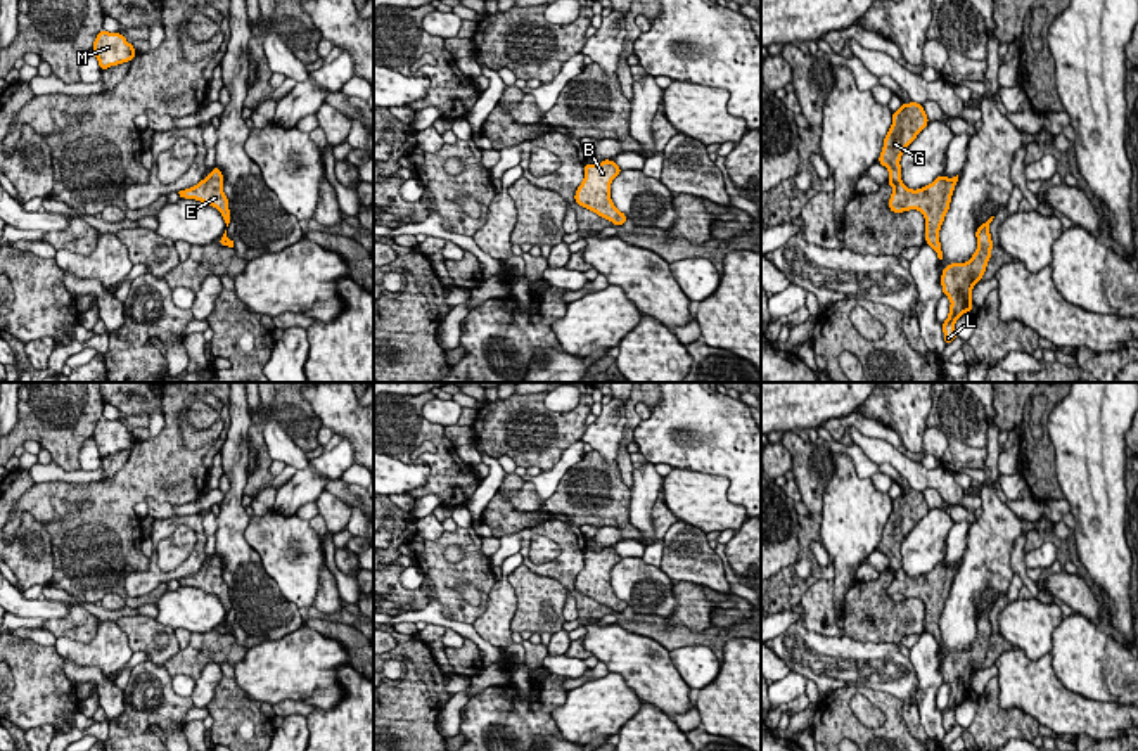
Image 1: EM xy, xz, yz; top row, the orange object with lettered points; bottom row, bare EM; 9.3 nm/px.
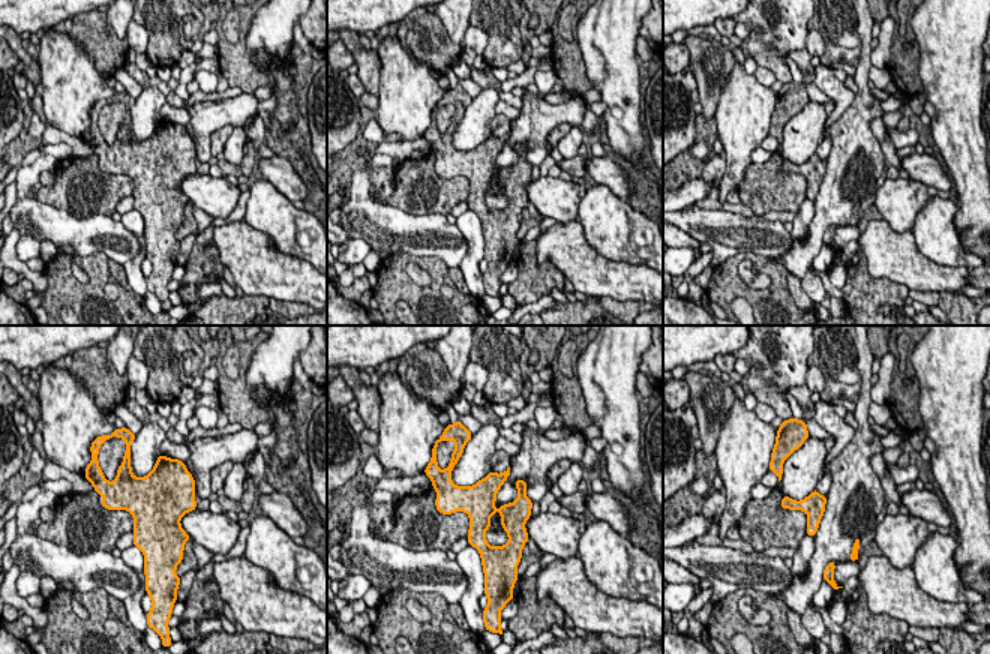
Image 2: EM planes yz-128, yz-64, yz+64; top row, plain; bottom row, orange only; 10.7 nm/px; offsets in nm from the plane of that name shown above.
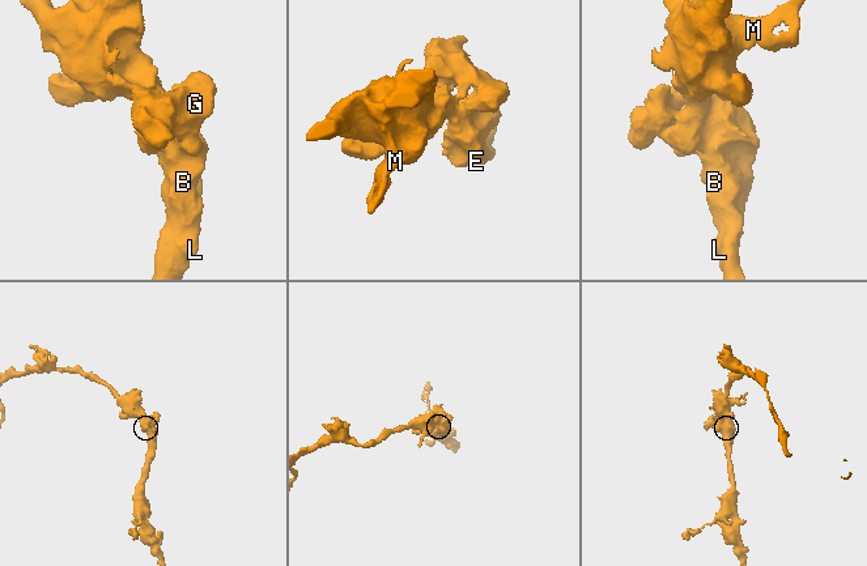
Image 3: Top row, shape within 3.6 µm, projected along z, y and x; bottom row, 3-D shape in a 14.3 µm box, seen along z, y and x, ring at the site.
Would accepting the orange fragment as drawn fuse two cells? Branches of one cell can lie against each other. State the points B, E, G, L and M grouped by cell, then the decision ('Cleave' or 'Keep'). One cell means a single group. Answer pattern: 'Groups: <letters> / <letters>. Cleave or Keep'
Groups: B E G L M. Keep

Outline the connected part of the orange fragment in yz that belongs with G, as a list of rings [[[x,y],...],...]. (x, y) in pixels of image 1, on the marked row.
[[[901,104],[901,107],[892,112],[892,125],[884,138],[879,164],[885,166],[891,173],[887,183],[894,190],[887,202],[889,209],[892,213],[903,213],[910,209],[922,211],[925,216],[925,242],[937,253],[937,258],[943,260],[939,230],[949,209],[958,175],[953,178],[939,175],[932,183],[918,190],[908,189],[901,180],[901,154],[927,126],[927,123],[929,118],[922,104]]]

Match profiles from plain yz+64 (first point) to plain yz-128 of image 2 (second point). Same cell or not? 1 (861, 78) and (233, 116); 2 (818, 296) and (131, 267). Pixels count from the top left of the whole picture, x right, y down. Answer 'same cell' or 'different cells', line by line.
1: same cell
2: same cell

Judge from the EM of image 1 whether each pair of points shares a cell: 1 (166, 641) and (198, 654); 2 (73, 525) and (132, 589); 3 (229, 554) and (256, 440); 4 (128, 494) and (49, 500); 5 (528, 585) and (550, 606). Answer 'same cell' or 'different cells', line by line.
1: different cells
2: different cells
3: different cells
4: same cell
5: same cell

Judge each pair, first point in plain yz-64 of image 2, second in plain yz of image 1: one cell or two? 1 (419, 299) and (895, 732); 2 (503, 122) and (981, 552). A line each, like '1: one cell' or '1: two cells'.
1: one cell
2: two cells

